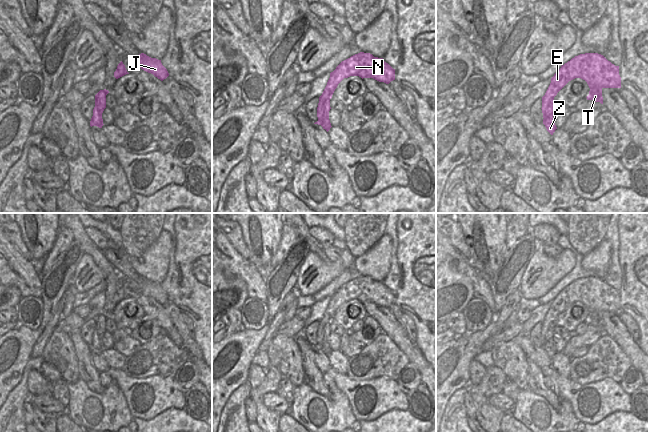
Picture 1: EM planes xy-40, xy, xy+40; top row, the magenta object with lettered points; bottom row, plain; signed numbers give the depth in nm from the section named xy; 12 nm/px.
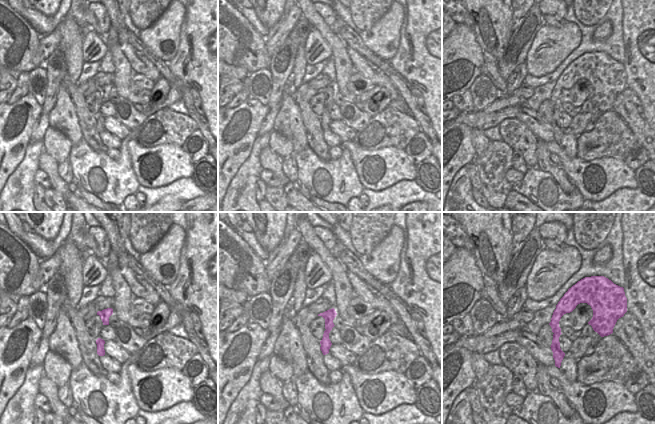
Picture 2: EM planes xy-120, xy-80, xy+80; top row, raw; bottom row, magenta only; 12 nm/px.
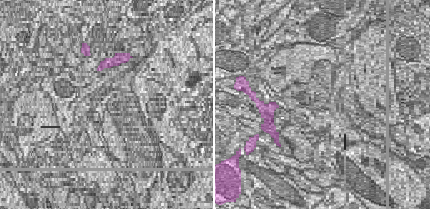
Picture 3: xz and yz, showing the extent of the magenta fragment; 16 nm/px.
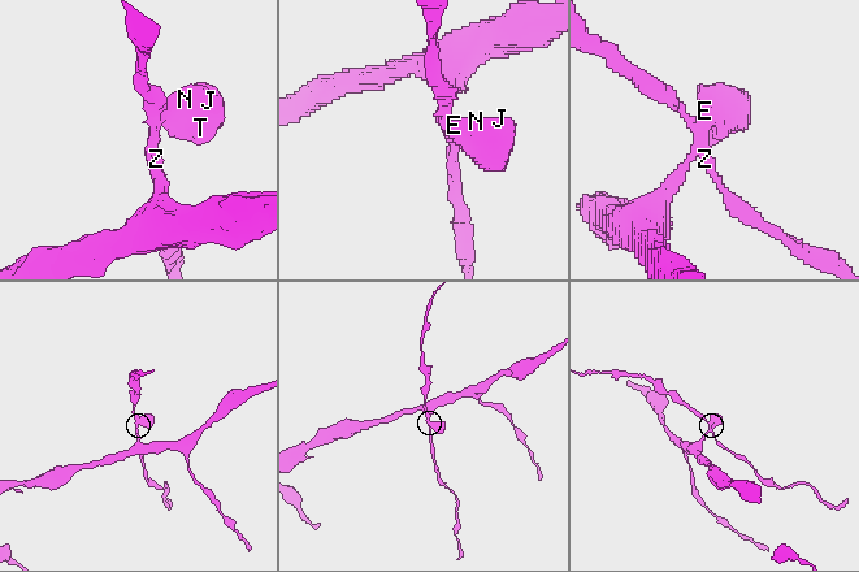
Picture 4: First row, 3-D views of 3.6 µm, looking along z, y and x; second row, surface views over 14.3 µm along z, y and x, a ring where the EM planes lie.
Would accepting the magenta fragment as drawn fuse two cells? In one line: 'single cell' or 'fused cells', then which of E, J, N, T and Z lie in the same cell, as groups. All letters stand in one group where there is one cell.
fused cells; E J N T / Z

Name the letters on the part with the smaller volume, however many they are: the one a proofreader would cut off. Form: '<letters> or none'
Z

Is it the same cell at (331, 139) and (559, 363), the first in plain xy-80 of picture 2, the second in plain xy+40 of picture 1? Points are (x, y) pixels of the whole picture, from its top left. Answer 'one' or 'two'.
two

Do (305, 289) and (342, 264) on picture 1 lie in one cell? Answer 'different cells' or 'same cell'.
same cell

